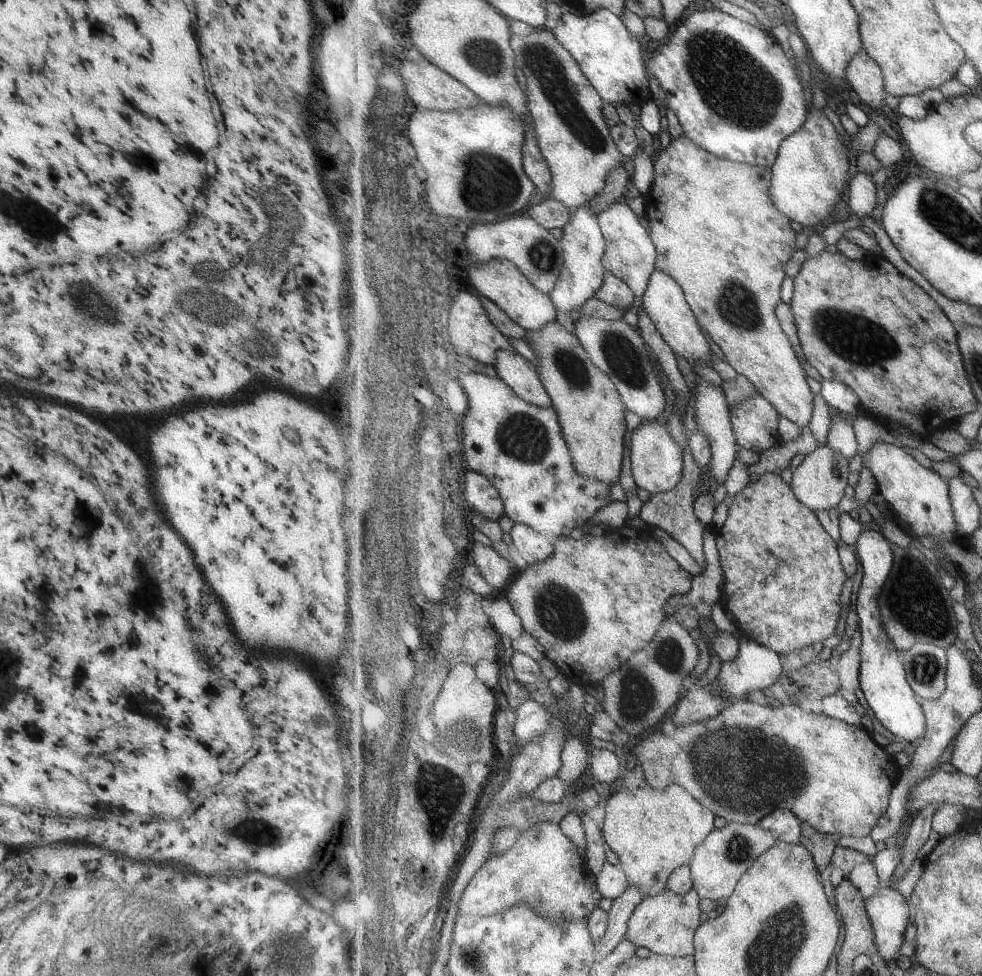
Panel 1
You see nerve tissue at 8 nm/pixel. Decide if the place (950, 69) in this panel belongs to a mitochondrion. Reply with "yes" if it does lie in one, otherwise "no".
no

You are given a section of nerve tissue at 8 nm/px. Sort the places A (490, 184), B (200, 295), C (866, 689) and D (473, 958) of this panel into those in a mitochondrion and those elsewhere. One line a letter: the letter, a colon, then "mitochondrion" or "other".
A: mitochondrion
B: mitochondrion
C: other
D: mitochondrion

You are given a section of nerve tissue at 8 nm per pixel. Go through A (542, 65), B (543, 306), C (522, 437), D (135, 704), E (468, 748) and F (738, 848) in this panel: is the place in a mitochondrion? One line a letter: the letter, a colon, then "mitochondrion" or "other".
A: mitochondrion
B: other
C: mitochondrion
D: other
E: mitochondrion
F: mitochondrion

